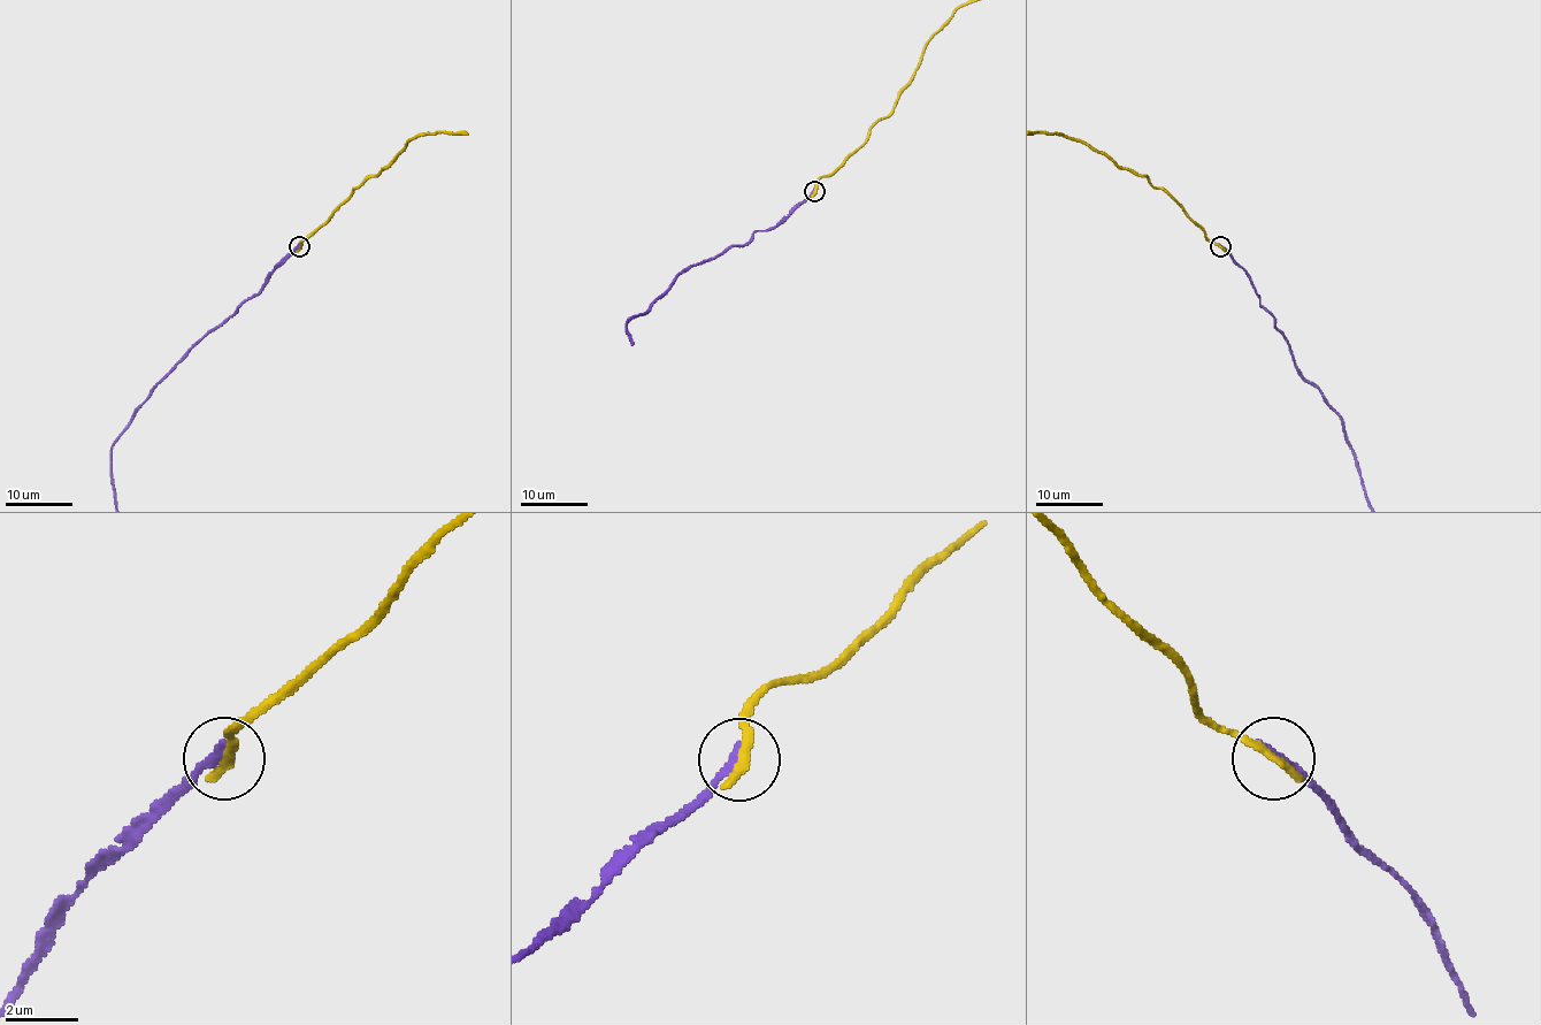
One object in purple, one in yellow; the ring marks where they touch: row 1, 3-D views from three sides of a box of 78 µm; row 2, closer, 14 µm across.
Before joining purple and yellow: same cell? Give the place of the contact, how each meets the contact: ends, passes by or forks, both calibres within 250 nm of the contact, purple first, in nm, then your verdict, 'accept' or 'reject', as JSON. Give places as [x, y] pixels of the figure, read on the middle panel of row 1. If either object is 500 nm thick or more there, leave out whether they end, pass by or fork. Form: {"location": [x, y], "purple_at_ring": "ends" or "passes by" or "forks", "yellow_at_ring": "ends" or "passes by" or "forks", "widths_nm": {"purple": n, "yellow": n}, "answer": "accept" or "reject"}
{"location": [814, 191], "purple_at_ring": "ends", "yellow_at_ring": "ends", "widths_nm": {"purple": 240, "yellow": 280}, "answer": "reject"}

